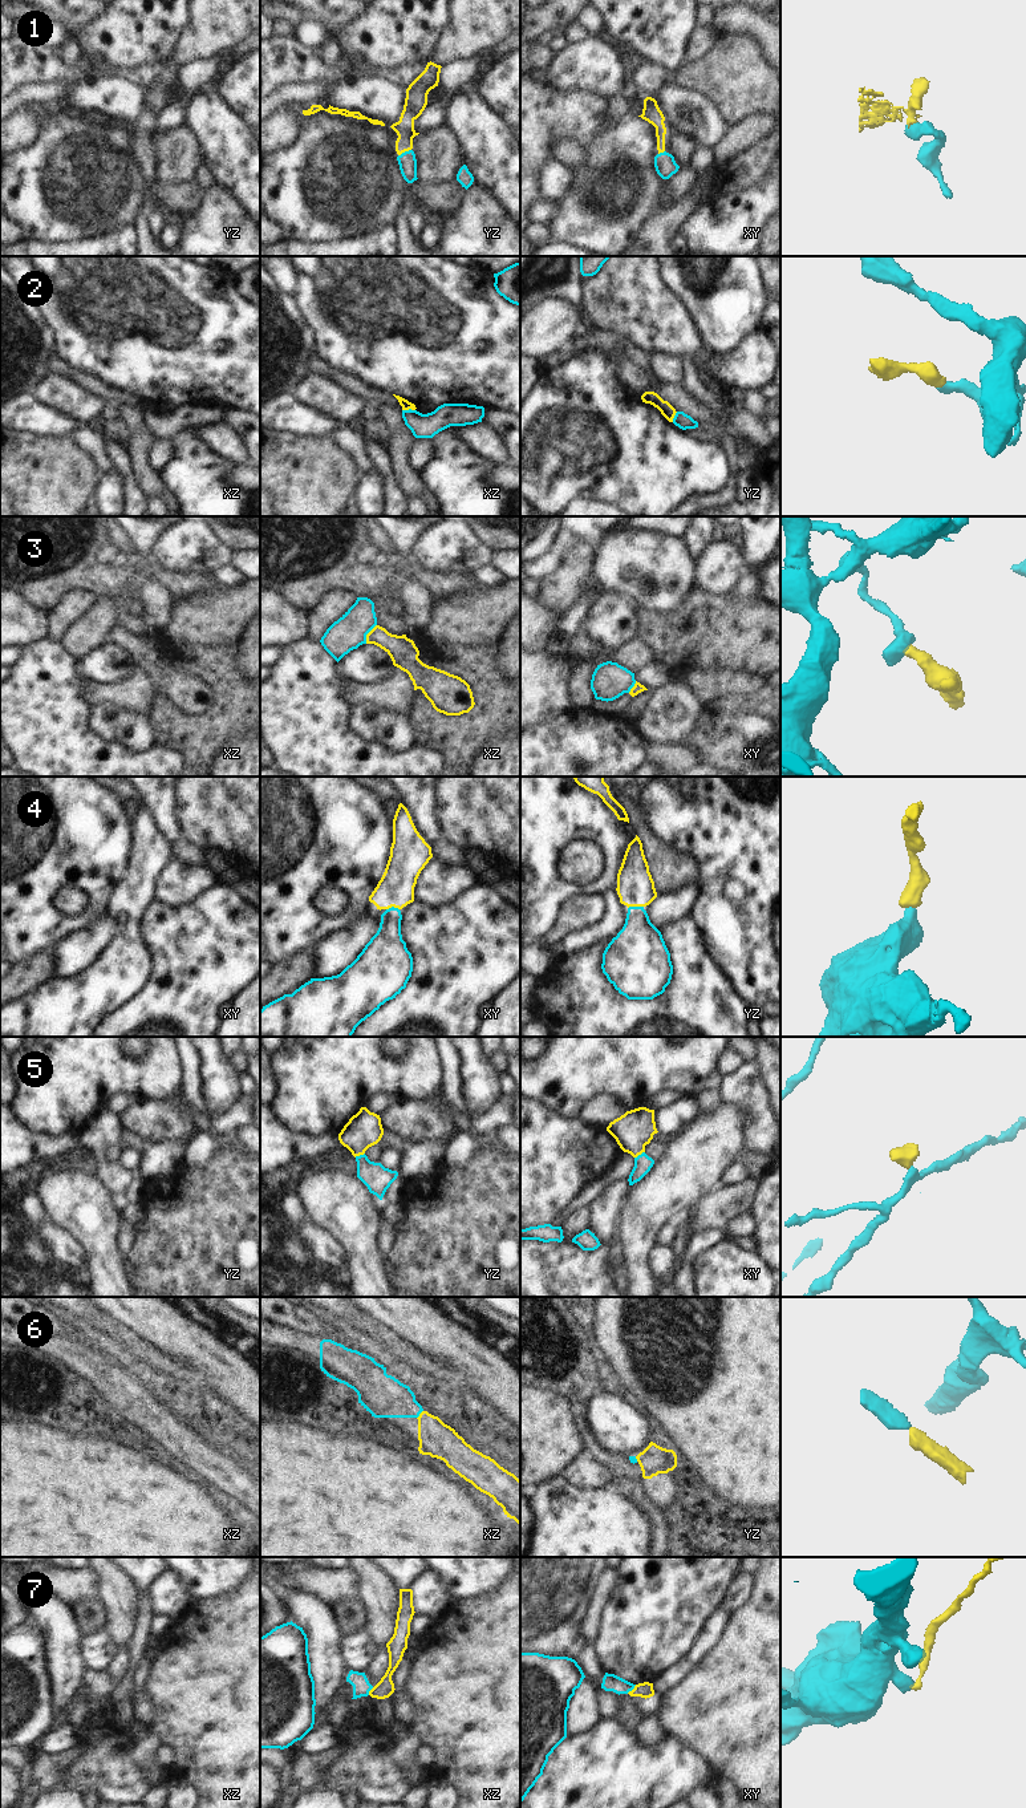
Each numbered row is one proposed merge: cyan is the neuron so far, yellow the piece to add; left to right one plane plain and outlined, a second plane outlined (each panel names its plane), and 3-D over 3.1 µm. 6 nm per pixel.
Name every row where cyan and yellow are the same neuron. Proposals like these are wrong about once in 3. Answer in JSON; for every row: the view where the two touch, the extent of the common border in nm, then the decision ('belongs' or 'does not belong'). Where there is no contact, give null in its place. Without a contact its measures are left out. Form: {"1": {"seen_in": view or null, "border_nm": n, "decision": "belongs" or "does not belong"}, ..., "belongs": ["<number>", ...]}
{"1": {"seen_in": "yz", "border_nm": 90, "decision": "belongs"}, "2": {"seen_in": "xz", "border_nm": 80, "decision": "does not belong"}, "3": {"seen_in": "xz", "border_nm": 140, "decision": "does not belong"}, "4": {"seen_in": "yz", "border_nm": 100, "decision": "belongs"}, "5": {"seen_in": "xy", "border_nm": 80, "decision": "belongs"}, "6": {"seen_in": "xz", "border_nm": 70, "decision": "belongs"}, "7": {"seen_in": "xy", "border_nm": 80, "decision": "does not belong"}, "belongs": ["1", "4", "5", "6"]}

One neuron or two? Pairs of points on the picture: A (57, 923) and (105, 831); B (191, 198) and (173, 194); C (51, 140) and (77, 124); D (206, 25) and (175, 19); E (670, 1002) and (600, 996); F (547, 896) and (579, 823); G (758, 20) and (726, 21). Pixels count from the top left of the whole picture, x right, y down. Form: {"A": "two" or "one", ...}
{"A": "one", "B": "one", "C": "one", "D": "two", "E": "one", "F": "one", "G": "one"}

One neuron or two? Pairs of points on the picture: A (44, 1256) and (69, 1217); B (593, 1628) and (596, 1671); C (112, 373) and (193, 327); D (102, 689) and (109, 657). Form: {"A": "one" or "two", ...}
{"A": "two", "B": "two", "C": "one", "D": "two"}

